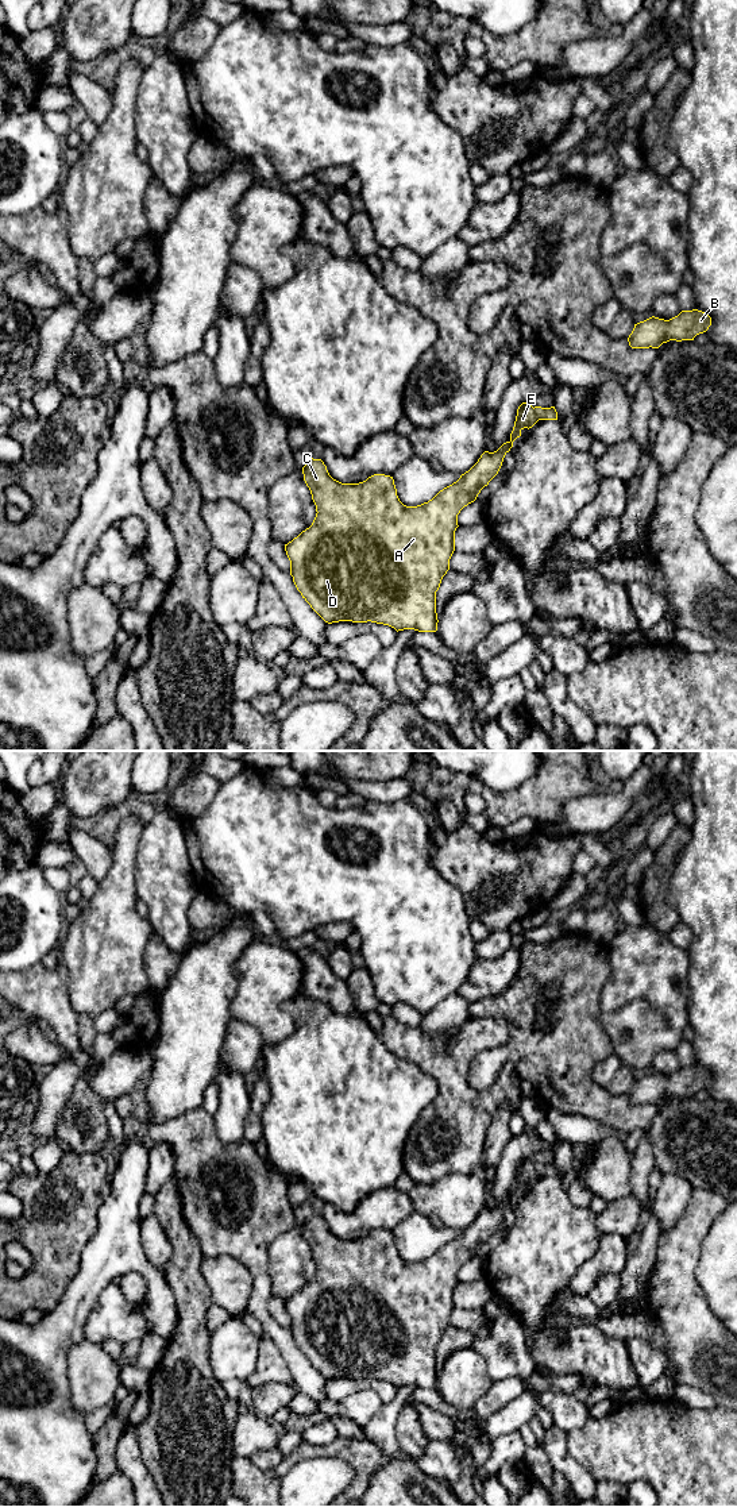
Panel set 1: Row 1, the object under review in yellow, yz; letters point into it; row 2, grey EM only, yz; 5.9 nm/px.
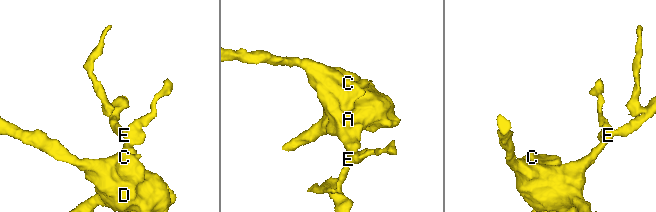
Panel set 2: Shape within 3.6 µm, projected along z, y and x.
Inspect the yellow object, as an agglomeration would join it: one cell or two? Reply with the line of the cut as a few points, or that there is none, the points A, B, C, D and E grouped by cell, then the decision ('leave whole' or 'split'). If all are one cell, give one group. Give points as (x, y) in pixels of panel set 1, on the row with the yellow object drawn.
cut none; groups A B C D E; leave whole

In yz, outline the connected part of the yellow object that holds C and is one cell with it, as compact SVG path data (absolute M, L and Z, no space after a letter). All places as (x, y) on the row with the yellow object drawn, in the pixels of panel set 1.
M528 401L522 402L509 442L494 452L485 451L456 482L417 506L400 501L390 475L374 474L359 483L342 483L329 475L321 459L312 458L302 474L317 513L309 528L285 544L290 575L302 598L328 624L371 621L397 632L436 632L436 591L455 551L458 514L498 474L521 431L539 420L557 420L555 406L533 408Z

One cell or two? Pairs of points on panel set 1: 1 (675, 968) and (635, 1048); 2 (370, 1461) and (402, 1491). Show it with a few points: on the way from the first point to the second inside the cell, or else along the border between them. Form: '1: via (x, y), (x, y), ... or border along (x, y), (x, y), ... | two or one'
1: via (655, 989), (647, 997), (639, 1028) | one
2: border along (390, 1457), (373, 1473), (365, 1492) | two

